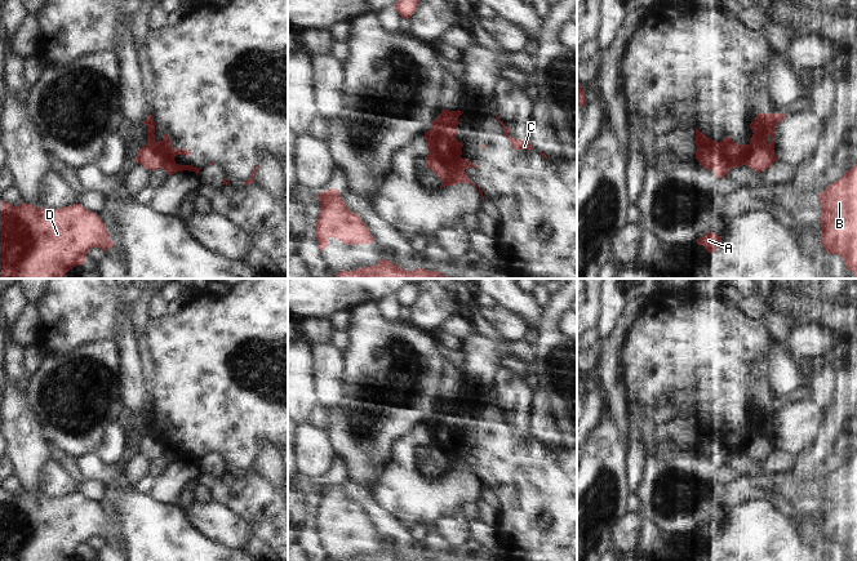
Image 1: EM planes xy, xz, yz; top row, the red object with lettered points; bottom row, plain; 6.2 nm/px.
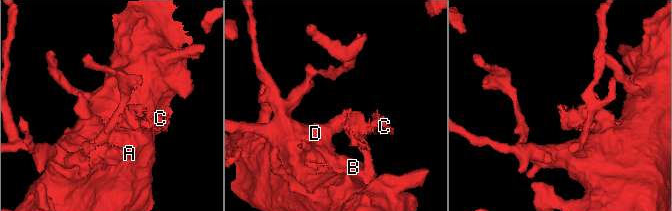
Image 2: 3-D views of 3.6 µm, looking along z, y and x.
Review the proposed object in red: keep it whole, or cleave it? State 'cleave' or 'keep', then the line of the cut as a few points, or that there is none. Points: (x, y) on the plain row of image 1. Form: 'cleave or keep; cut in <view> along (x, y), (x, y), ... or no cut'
cleave; cut in yz along (775, 449), (767, 440), (756, 437), (750, 446), (749, 454)

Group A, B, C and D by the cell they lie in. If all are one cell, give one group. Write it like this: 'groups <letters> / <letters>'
groups A B D / C

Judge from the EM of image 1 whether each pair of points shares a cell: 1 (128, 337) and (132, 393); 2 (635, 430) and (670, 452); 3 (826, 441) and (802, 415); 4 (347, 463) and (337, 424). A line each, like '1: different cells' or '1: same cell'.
1: same cell
2: different cells
3: different cells
4: same cell

